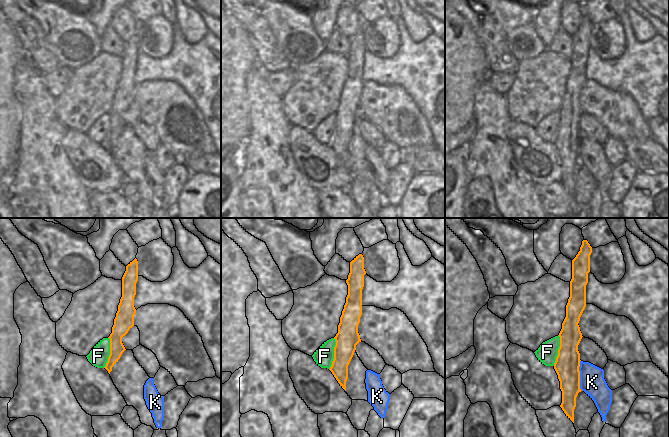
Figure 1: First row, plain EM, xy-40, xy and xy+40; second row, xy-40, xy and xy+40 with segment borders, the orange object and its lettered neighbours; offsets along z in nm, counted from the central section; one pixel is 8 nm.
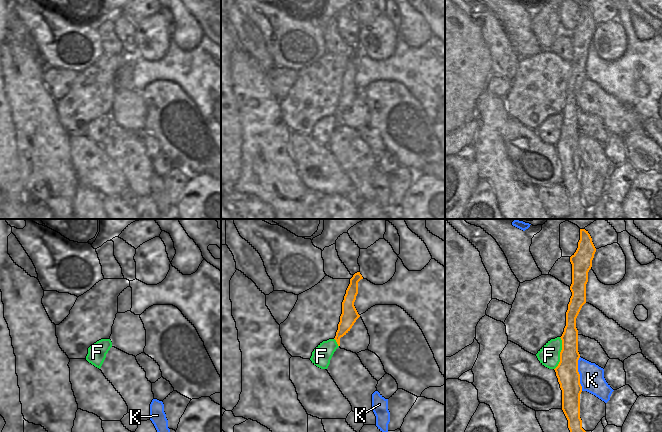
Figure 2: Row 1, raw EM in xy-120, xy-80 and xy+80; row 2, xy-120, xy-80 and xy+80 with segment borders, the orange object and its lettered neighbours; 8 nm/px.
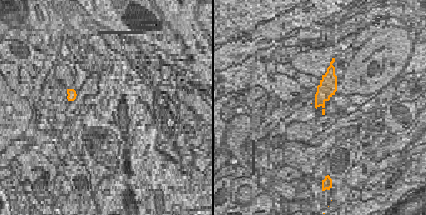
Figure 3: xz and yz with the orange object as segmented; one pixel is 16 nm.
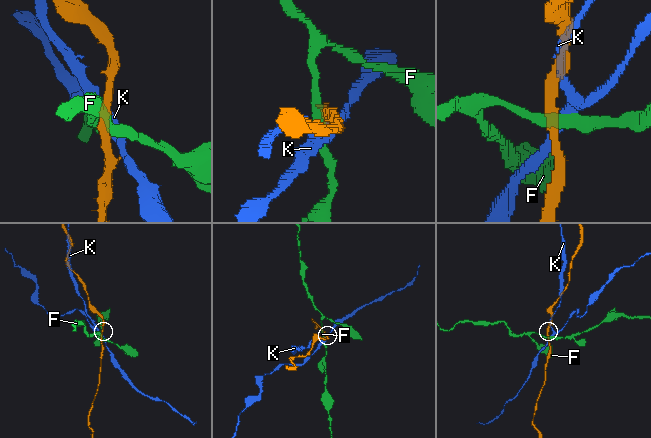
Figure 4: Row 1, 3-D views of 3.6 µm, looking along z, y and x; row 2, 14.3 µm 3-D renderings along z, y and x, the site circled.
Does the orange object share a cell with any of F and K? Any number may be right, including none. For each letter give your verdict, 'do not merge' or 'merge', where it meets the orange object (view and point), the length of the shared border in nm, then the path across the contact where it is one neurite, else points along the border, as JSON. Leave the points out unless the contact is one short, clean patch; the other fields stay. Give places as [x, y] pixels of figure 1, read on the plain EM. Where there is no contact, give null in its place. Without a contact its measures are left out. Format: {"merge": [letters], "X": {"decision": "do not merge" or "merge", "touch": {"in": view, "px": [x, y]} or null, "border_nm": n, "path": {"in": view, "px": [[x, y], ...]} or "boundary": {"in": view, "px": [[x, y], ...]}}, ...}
{"merge": [], "F": {"decision": "do not merge", "touch": {"in": "xy", "px": [334, 130]}, "border_nm": 260, "boundary": {"in": "xy", "px": [[334, 114], [333, 136], [329, 145]]}}, "K": {"decision": "do not merge", "touch": {"in": "xy+40", "px": [579, 151]}, "border_nm": 240, "boundary": {"in": "xy+40", "px": [[580, 136], [579, 163], [582, 166]]}}}

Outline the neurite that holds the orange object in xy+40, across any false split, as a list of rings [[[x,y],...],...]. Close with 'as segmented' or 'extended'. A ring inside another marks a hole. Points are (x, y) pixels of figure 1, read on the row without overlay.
[[[583,16],[580,27],[572,36],[570,73],[566,81],[566,93],[558,111],[560,123],[554,139],[562,167],[560,183],[573,199],[576,173],[582,167],[580,165],[579,143],[581,136],[578,121],[583,112],[578,99],[586,83],[586,61],[590,48],[591,29],[592,23],[587,16]]]; as segmented

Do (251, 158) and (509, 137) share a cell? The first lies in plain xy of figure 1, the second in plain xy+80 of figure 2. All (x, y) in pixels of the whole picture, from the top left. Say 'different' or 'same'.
different

